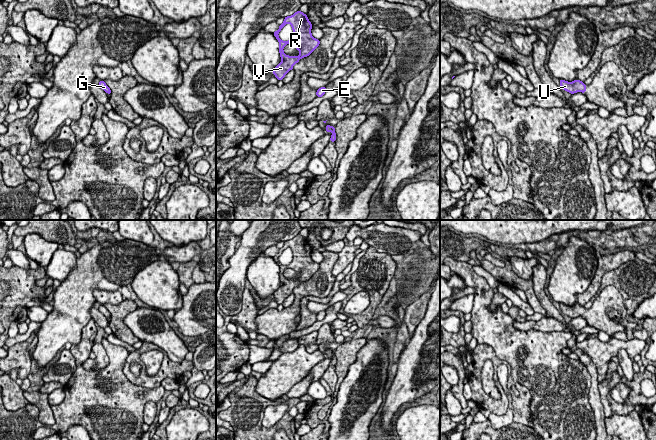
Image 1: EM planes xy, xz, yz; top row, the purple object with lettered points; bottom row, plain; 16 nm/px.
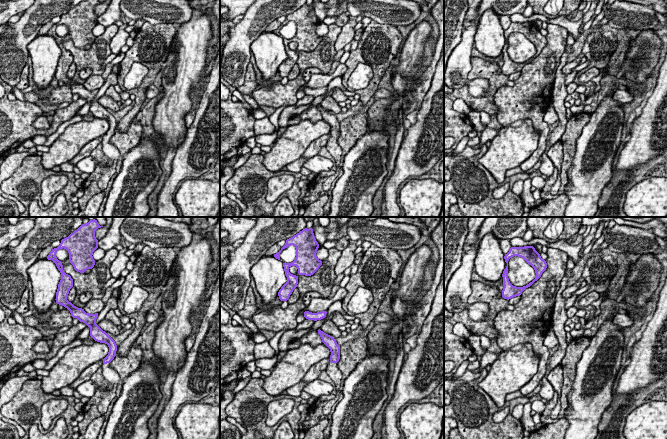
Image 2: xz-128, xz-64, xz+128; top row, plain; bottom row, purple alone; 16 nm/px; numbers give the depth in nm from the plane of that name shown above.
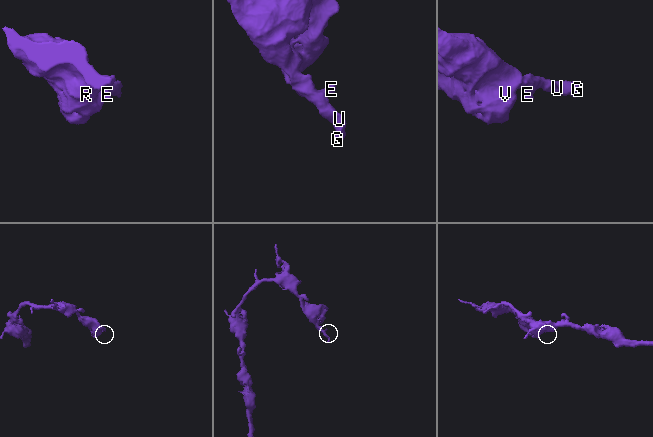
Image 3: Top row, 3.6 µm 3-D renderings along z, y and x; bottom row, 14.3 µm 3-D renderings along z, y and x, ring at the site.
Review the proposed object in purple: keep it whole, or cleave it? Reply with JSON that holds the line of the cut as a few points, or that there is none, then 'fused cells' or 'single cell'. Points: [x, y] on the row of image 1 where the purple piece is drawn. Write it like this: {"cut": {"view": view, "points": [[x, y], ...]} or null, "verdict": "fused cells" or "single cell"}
{"cut": null, "verdict": "single cell"}

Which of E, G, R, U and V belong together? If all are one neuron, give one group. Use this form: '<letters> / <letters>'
E G R U V

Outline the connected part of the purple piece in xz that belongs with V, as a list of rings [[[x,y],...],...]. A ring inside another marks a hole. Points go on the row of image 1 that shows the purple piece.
[[[298,10],[291,16],[284,18],[284,22],[280,24],[279,29],[273,33],[279,41],[279,53],[282,61],[273,69],[273,74],[279,80],[282,80],[285,75],[293,69],[295,63],[298,63],[301,58],[309,56],[320,44],[319,39],[316,39],[311,34],[312,24],[306,14]],[[290,23],[293,30],[292,38],[289,41],[282,41],[278,33],[287,24]],[[291,44],[300,52],[298,56],[288,56],[284,53],[285,45]]]

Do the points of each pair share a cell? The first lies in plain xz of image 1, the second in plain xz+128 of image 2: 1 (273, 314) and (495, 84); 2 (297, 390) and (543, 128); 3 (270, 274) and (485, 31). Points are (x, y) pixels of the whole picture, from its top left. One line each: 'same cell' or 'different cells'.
1: different cells
2: same cell
3: same cell

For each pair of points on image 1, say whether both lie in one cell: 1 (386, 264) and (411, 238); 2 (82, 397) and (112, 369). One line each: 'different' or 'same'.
1: different
2: same

